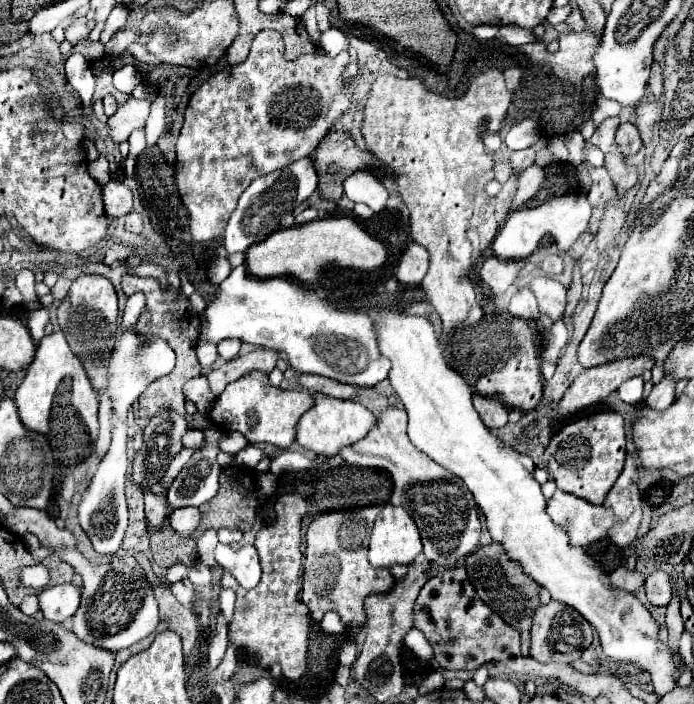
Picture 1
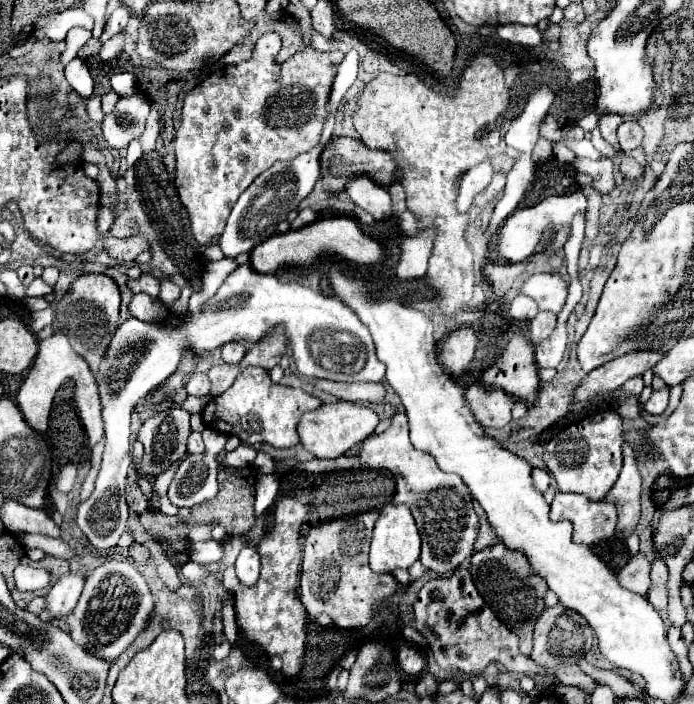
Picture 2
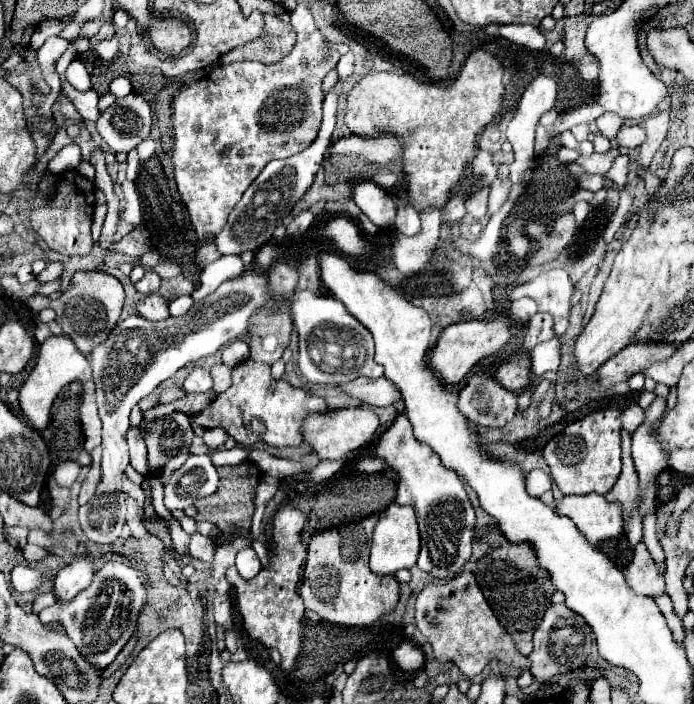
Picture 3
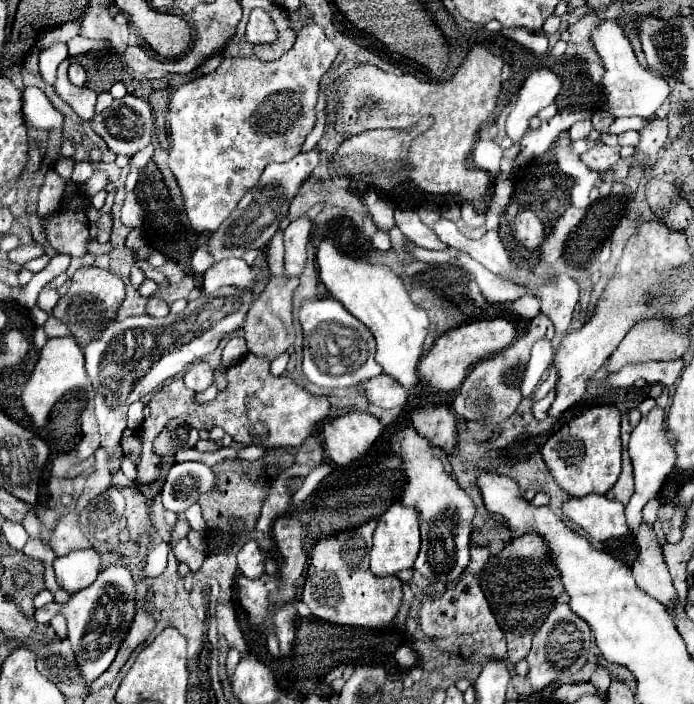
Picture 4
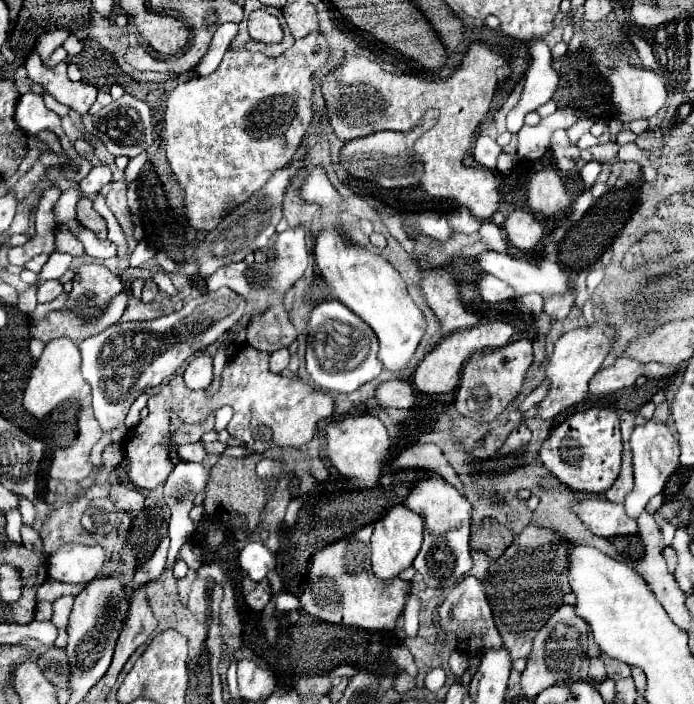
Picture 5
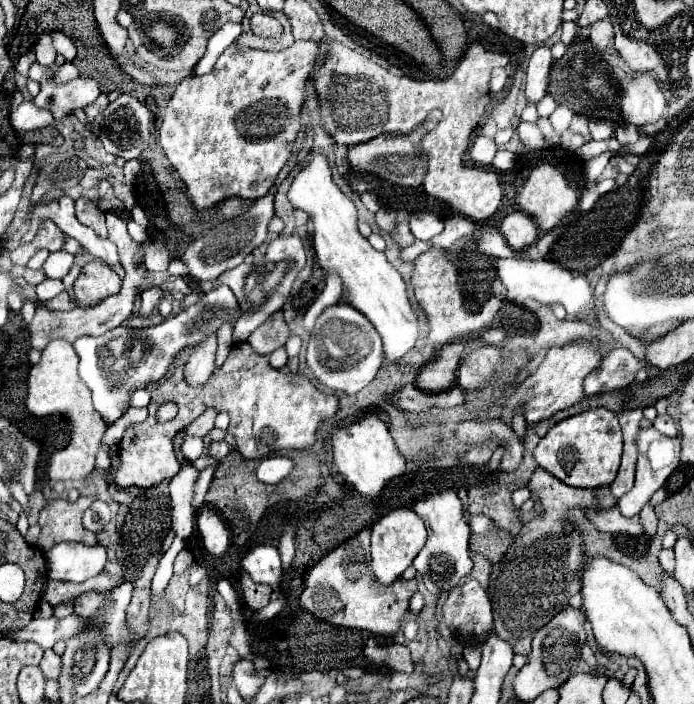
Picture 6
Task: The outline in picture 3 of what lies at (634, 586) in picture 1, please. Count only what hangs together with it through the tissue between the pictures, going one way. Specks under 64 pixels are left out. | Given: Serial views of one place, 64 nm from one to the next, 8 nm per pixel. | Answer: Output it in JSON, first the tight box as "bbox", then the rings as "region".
{"bbox":[626,540,666,596],"region":[[[642,540],[634,550],[634,558],[626,568],[626,576],[628,576],[628,586],[632,586],[636,594],[660,596],[666,592],[664,574],[658,570],[658,564],[654,562],[652,554],[648,552]]]}

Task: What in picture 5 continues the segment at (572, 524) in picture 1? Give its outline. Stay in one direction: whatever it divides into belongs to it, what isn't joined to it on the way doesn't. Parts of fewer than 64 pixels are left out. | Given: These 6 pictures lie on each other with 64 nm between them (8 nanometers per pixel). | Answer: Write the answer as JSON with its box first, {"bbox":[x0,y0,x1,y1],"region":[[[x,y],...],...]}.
{"bbox":[572,500,638,536],"region":[[[582,500],[574,502],[572,510],[580,516],[580,520],[596,534],[596,536],[628,536],[638,534],[636,520],[624,514],[622,504],[614,504],[608,500]]]}

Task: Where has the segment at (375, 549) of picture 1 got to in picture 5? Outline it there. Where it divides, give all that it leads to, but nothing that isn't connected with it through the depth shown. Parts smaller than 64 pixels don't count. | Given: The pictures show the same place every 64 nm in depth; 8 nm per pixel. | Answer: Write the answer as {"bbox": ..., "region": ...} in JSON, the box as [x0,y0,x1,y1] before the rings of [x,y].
{"bbox":[370,504,424,580],"region":[[[402,504],[390,508],[388,514],[374,524],[372,558],[370,558],[372,560],[372,572],[380,580],[390,580],[390,578],[398,576],[416,558],[416,554],[422,546],[422,536],[424,536],[424,520],[416,512],[404,508]]]}

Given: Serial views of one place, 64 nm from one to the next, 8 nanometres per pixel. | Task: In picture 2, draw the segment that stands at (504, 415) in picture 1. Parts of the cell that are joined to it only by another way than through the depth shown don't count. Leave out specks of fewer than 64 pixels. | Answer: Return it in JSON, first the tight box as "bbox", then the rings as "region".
{"bbox":[464,382,514,428],"region":[[[474,382],[466,388],[464,398],[476,422],[484,428],[504,428],[512,420],[514,398],[500,388],[488,388]]]}

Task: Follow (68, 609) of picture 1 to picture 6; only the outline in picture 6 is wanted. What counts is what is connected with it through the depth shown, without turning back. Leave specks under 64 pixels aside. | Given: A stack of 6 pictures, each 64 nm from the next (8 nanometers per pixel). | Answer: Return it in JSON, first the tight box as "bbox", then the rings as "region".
{"bbox":[46,542,106,582],"region":[[[63,542],[50,548],[46,552],[47,574],[54,580],[62,582],[84,582],[104,570],[106,564],[106,550],[104,546],[96,544],[87,546],[77,542]]]}

